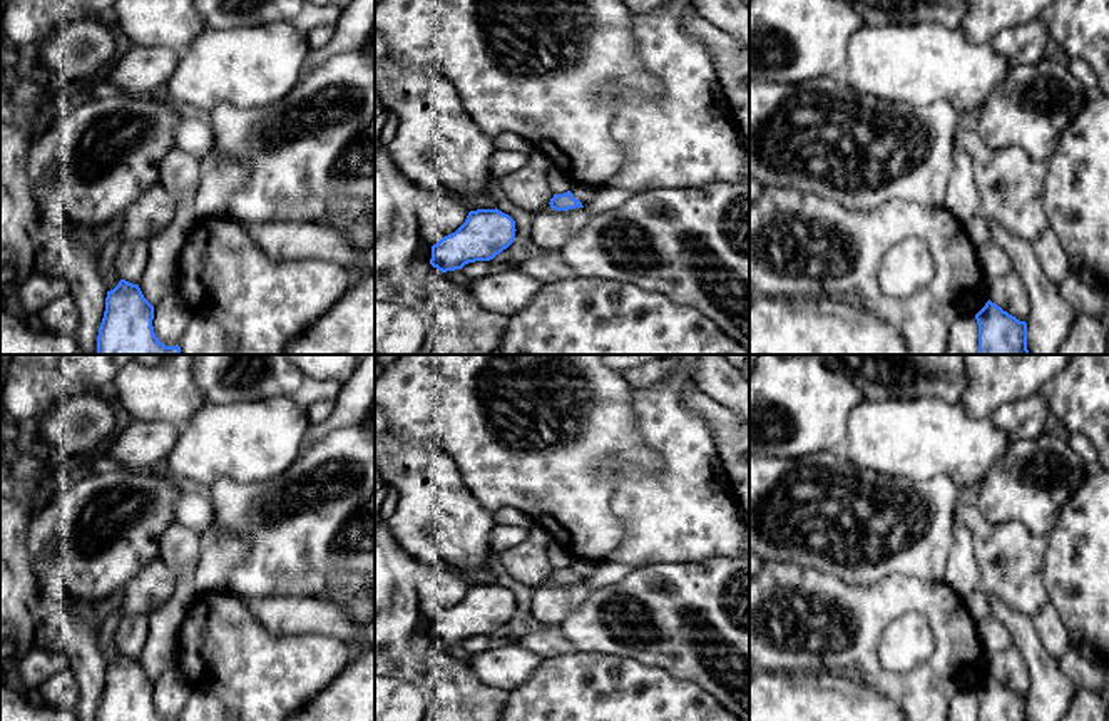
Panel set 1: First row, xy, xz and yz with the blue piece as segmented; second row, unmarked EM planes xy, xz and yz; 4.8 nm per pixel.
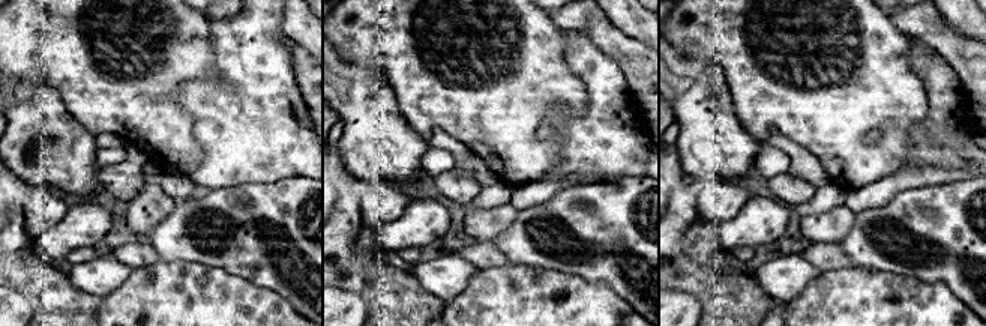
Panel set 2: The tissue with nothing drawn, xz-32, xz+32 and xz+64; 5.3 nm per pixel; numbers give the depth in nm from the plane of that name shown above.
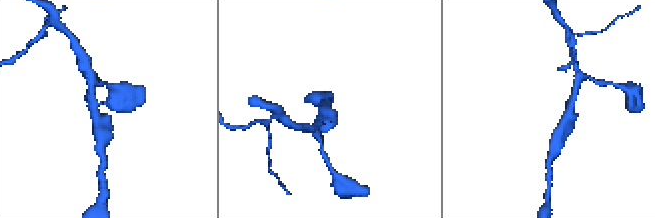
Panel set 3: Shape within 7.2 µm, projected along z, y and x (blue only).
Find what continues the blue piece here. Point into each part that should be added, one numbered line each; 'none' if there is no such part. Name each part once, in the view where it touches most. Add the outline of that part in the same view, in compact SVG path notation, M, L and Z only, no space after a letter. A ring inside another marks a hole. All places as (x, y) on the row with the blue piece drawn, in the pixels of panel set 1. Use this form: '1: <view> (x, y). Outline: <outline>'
none

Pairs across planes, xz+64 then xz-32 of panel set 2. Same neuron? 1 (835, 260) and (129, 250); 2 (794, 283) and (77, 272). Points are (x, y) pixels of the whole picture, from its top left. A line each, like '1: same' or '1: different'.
1: same
2: same

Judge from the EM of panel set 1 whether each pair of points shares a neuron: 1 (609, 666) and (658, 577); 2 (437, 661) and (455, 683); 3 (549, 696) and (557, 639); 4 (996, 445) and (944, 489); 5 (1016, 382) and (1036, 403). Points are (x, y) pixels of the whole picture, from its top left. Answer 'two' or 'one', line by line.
1: two
2: one
3: two
4: two
5: two

